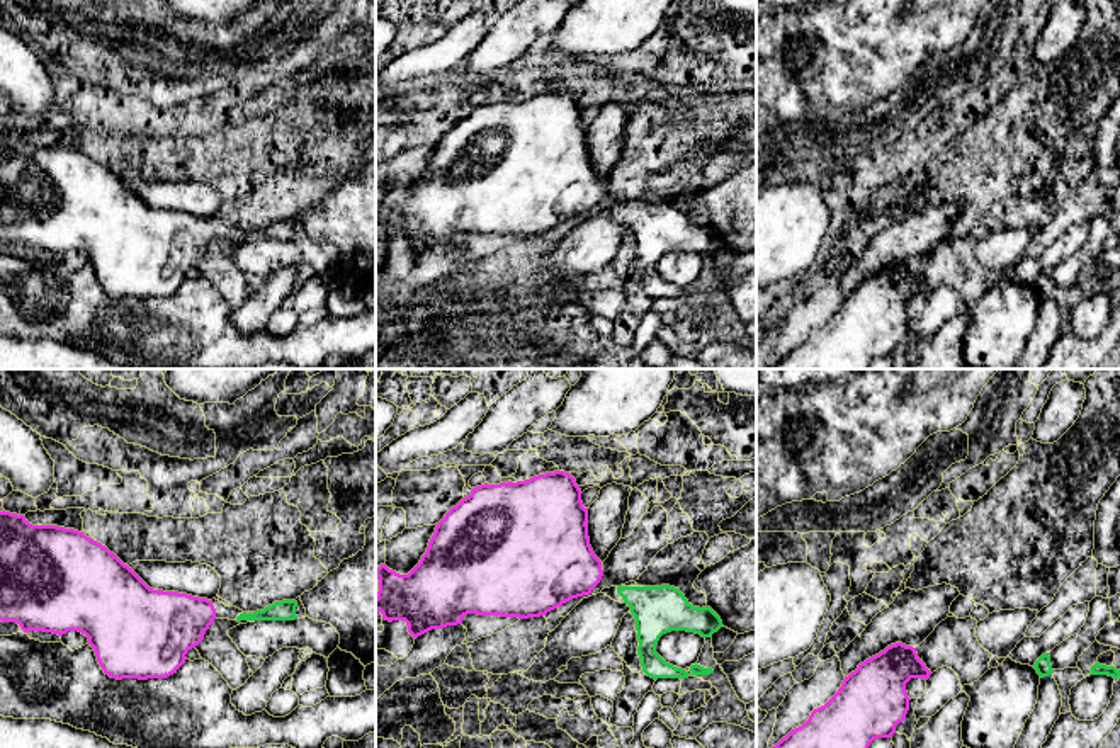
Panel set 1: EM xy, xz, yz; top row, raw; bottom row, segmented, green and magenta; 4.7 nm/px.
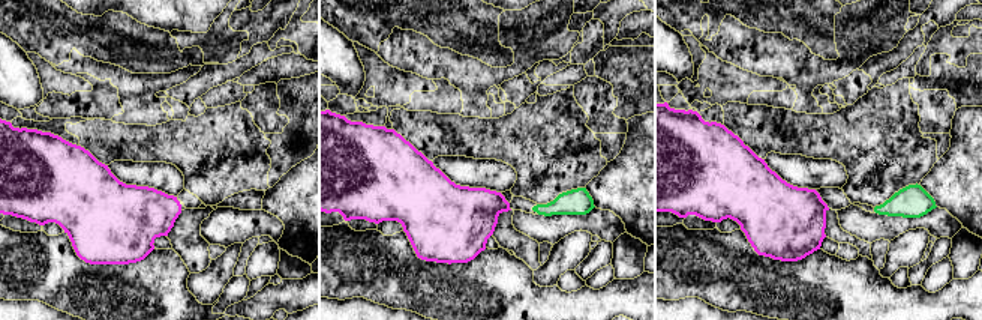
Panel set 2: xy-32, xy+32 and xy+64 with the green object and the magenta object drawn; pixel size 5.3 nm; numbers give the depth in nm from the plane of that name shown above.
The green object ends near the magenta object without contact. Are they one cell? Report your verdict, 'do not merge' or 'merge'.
merge

